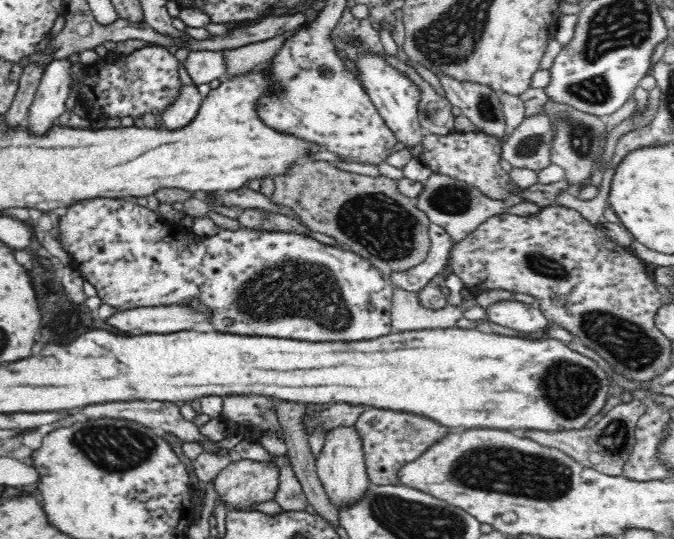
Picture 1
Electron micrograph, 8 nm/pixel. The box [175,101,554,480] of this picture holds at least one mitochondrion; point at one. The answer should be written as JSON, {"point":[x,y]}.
{"point":[295,288]}

